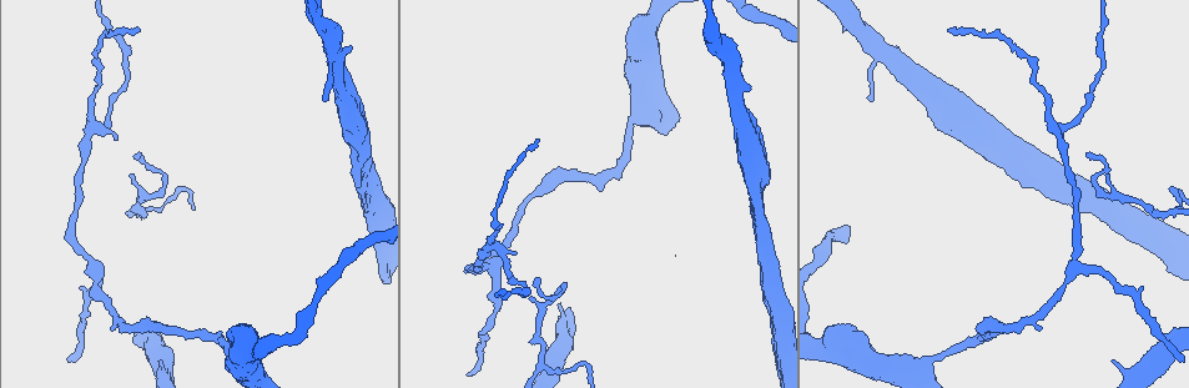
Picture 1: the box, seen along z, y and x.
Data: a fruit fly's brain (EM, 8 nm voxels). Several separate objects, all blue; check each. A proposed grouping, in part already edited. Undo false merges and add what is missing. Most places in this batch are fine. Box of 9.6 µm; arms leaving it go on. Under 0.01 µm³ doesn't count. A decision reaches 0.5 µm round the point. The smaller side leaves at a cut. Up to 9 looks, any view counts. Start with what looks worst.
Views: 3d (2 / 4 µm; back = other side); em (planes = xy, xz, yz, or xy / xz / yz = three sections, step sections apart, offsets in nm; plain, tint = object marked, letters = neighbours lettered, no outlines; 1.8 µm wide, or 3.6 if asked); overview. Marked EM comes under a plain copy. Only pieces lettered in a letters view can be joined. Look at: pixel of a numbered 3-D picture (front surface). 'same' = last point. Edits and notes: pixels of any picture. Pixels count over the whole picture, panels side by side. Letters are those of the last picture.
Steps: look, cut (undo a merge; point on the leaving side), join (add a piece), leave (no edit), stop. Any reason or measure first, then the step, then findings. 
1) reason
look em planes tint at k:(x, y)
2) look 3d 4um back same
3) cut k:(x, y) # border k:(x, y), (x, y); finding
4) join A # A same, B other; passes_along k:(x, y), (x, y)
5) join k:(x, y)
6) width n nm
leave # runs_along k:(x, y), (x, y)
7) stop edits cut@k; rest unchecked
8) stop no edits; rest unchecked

stops while still wide
look 3d 4um back at 1:(1114, 361)

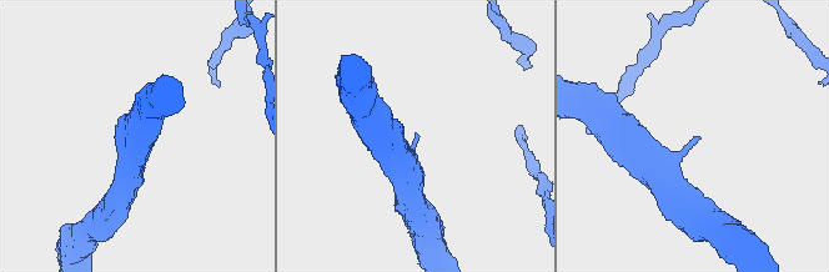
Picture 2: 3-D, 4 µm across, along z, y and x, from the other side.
look em planes tint at 2:(415, 134)

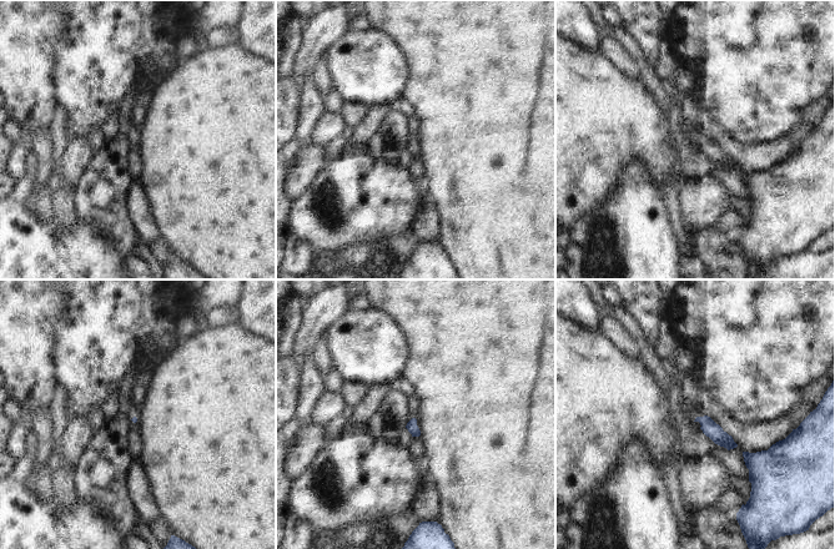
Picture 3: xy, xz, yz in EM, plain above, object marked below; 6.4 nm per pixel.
see the neighbours
look em planes letters same

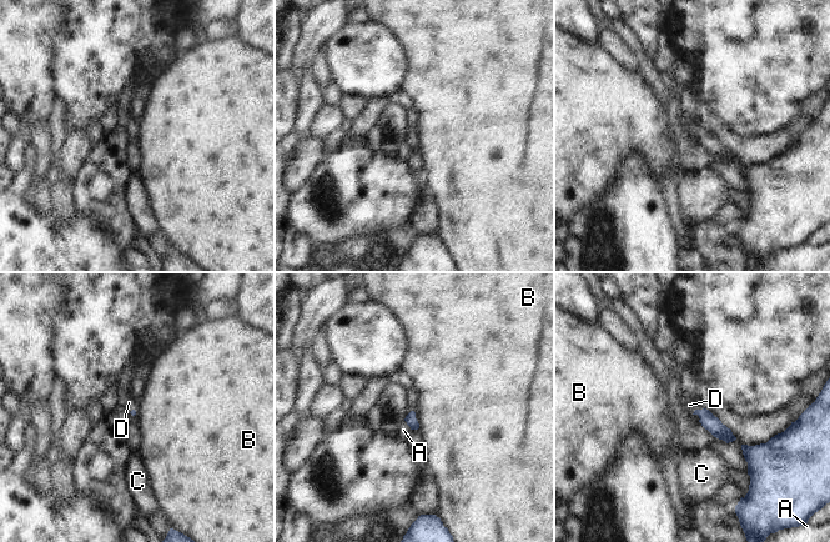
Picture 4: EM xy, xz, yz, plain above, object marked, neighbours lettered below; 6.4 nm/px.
join D # A other, B other, C other, D same; passes_along 4:(708, 420), (694, 411), (689, 405); the cell continues

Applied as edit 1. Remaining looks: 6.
arms part here
look 3d 2um back at 1:(90, 131)

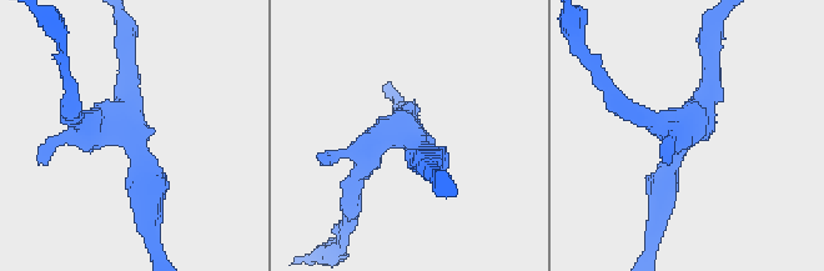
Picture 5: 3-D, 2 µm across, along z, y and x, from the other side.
look em planes tint at 5:(689, 125)

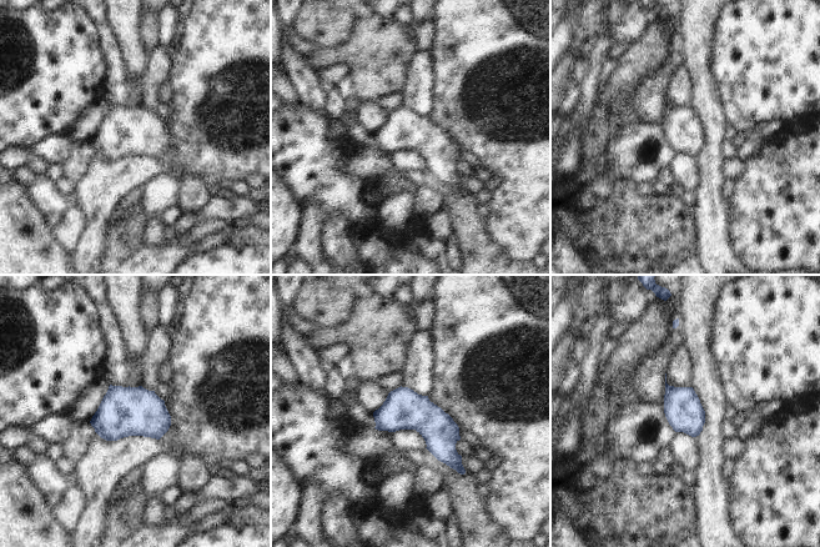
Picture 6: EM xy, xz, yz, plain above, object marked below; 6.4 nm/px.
see the neighbours
look em planes letters same

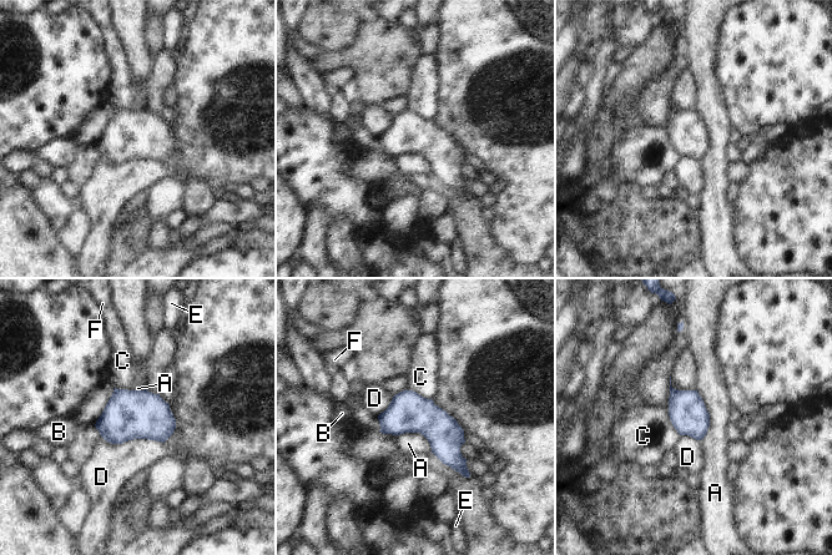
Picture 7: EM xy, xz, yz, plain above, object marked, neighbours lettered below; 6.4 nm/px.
width 240 nm
leave # A other, B other, C other, D other, E other, F other; border 7:(695, 389), (709, 414), (700, 440); all the same cell

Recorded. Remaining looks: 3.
branch stops here
look 3d 4um at 1:(1062, 204)

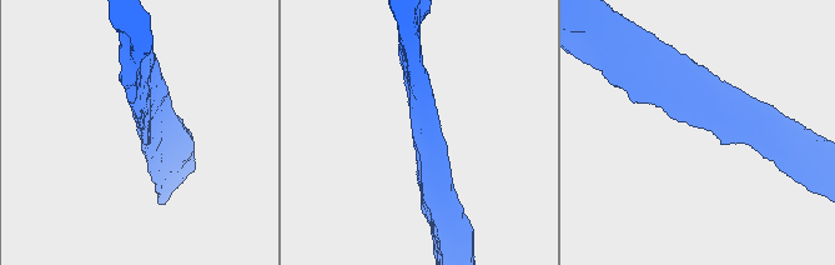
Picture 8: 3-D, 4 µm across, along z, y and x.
look em yz step 16 tint at 8:(699, 128)

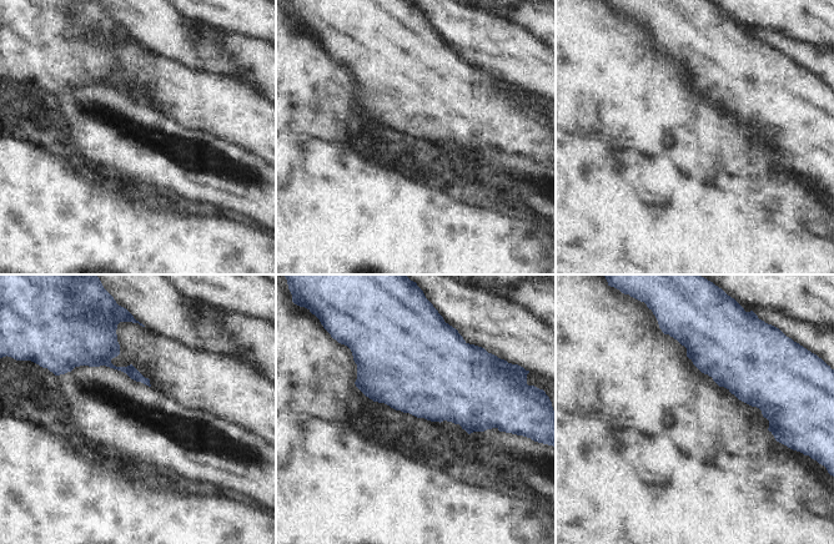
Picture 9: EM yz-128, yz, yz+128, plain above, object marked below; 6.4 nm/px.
another direction
look em planes letters same

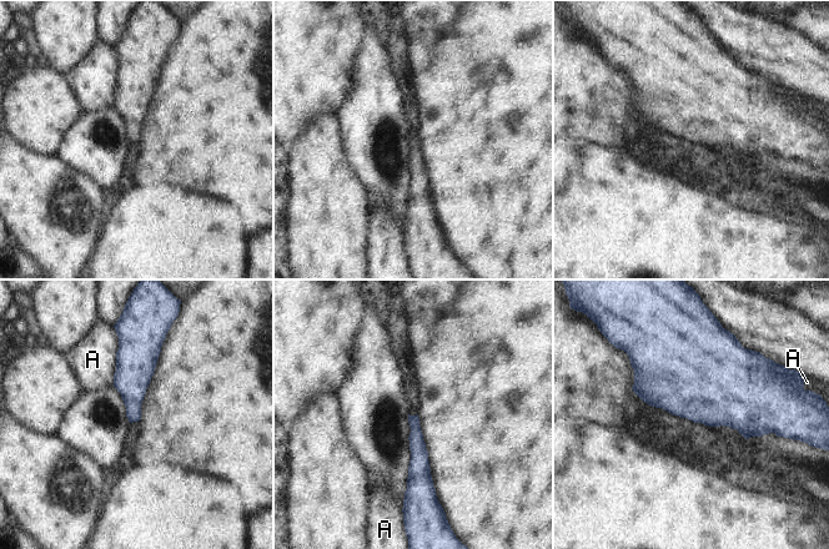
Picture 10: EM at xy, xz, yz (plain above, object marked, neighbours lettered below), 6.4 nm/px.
leave # A other; border 10:(117, 335), (116, 369), (112, 383); none of them fits

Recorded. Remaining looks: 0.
stop edits join@4; rest unchecked

